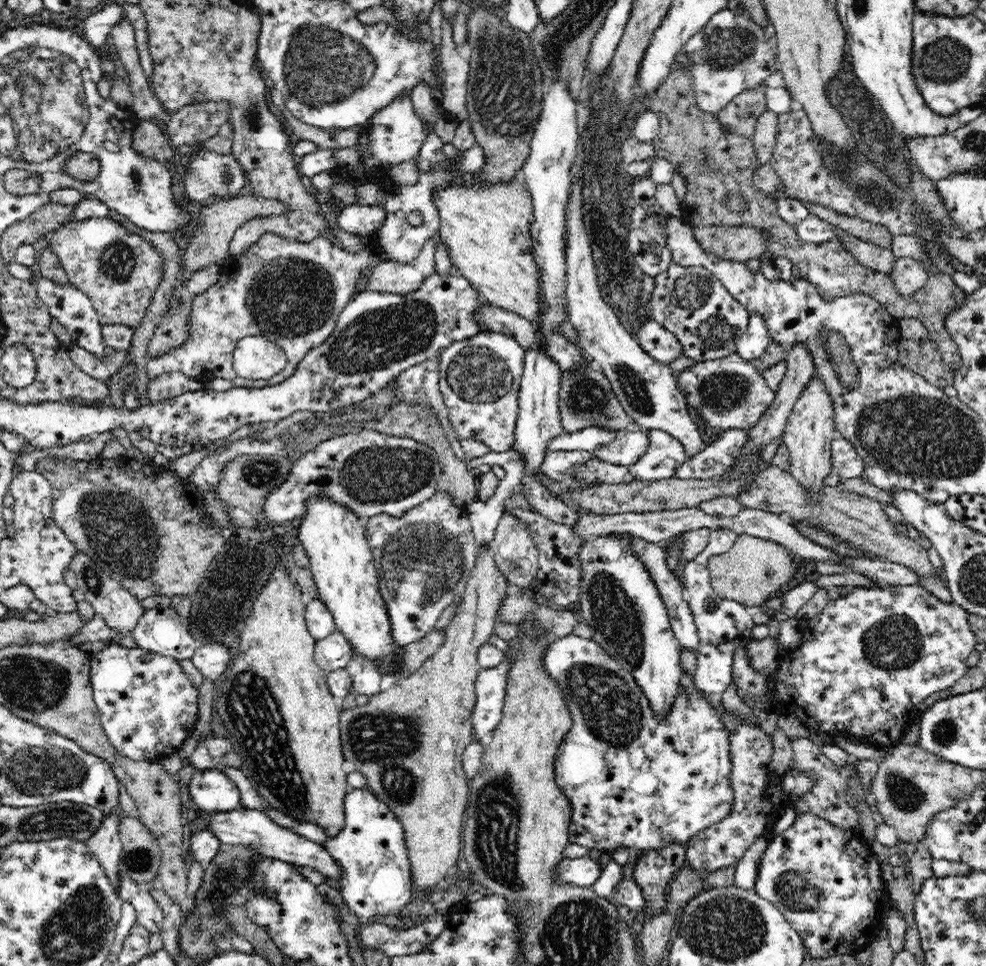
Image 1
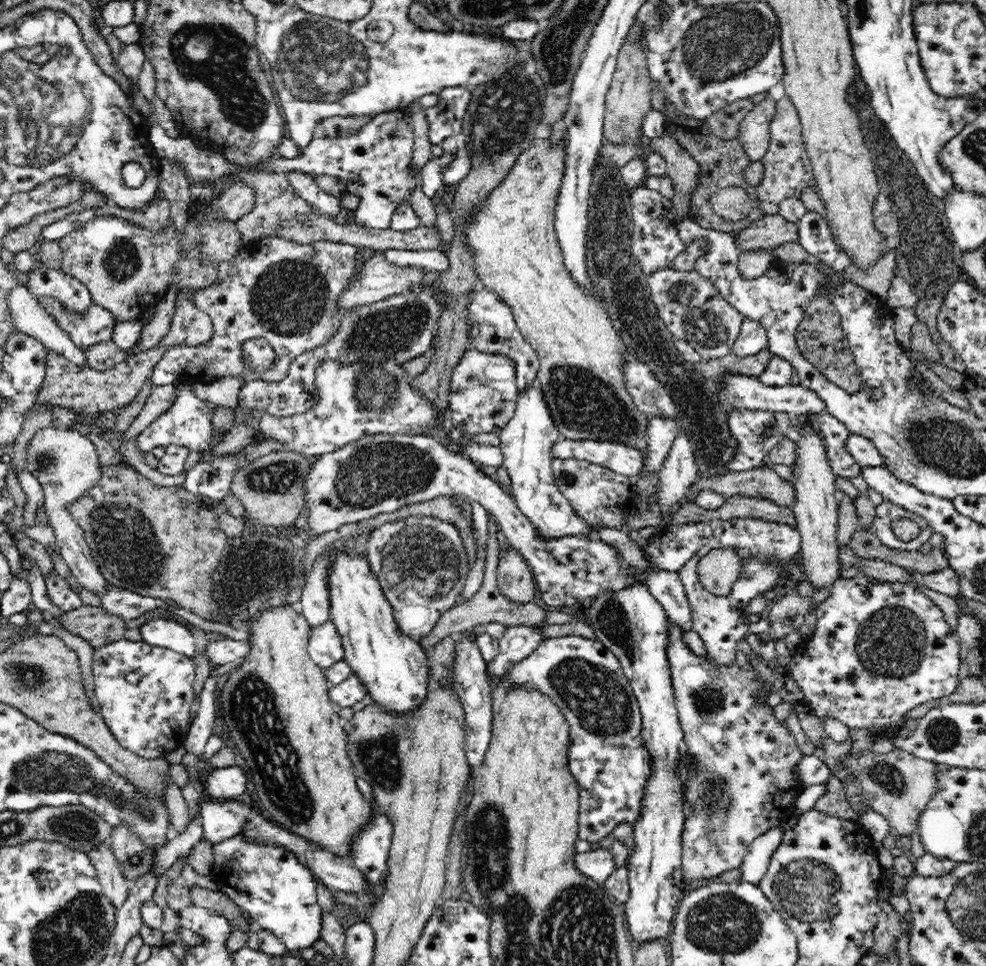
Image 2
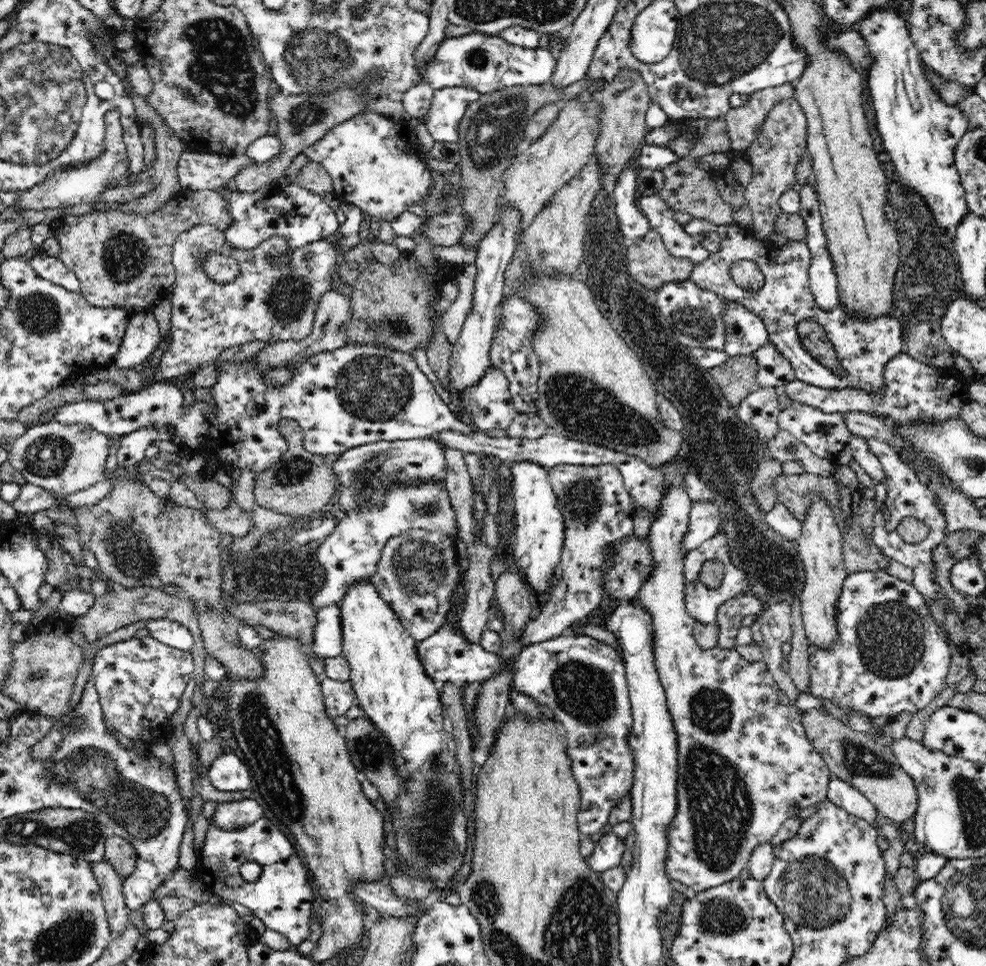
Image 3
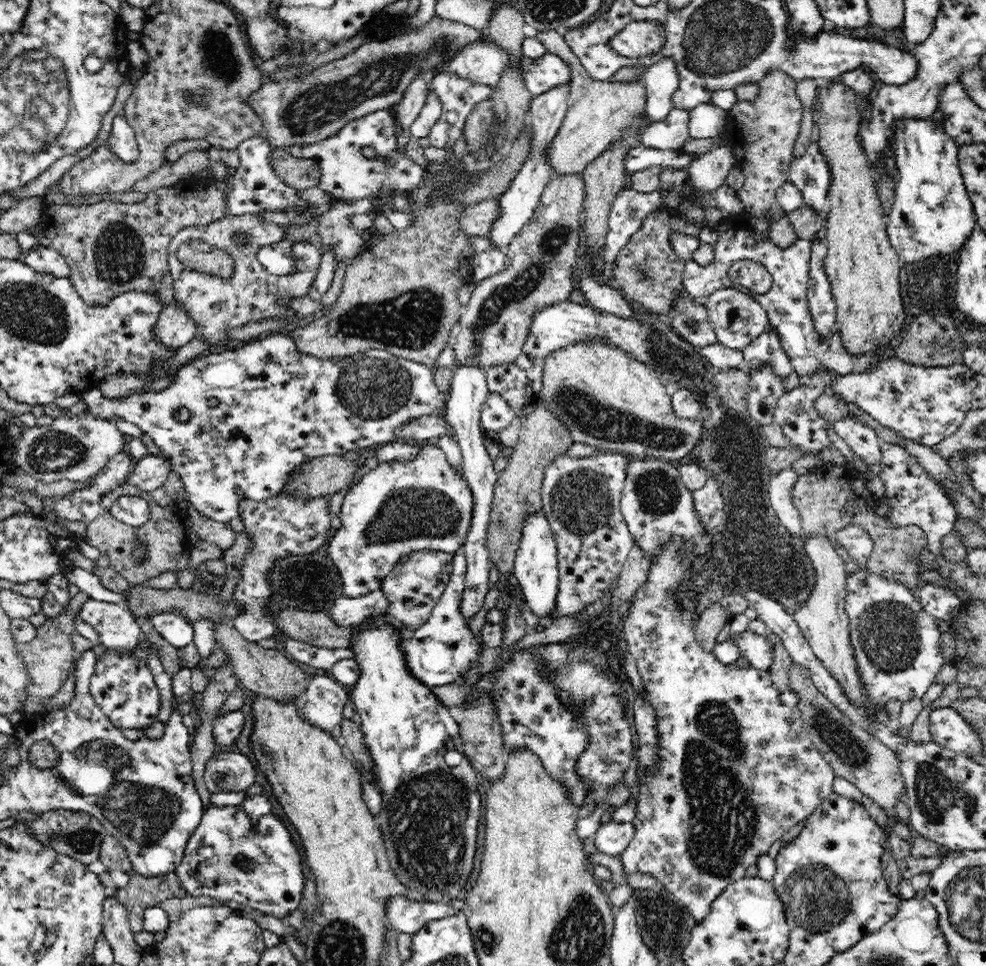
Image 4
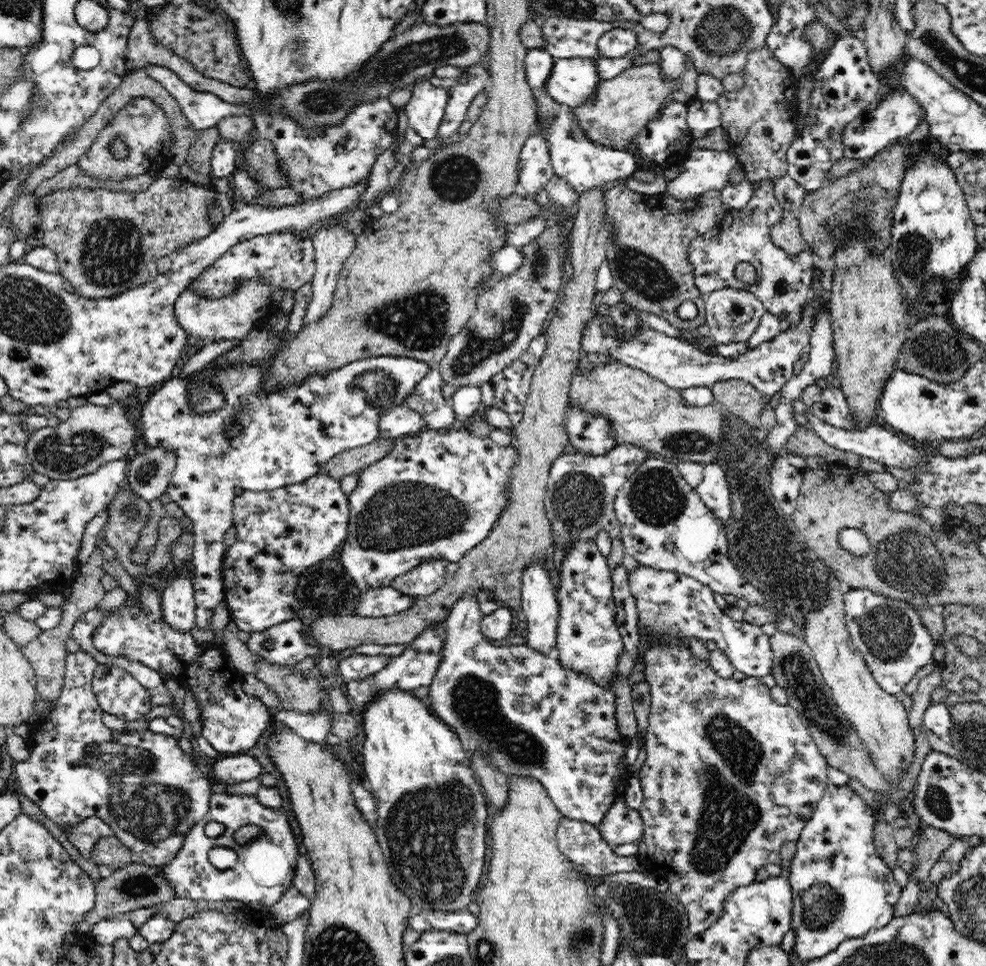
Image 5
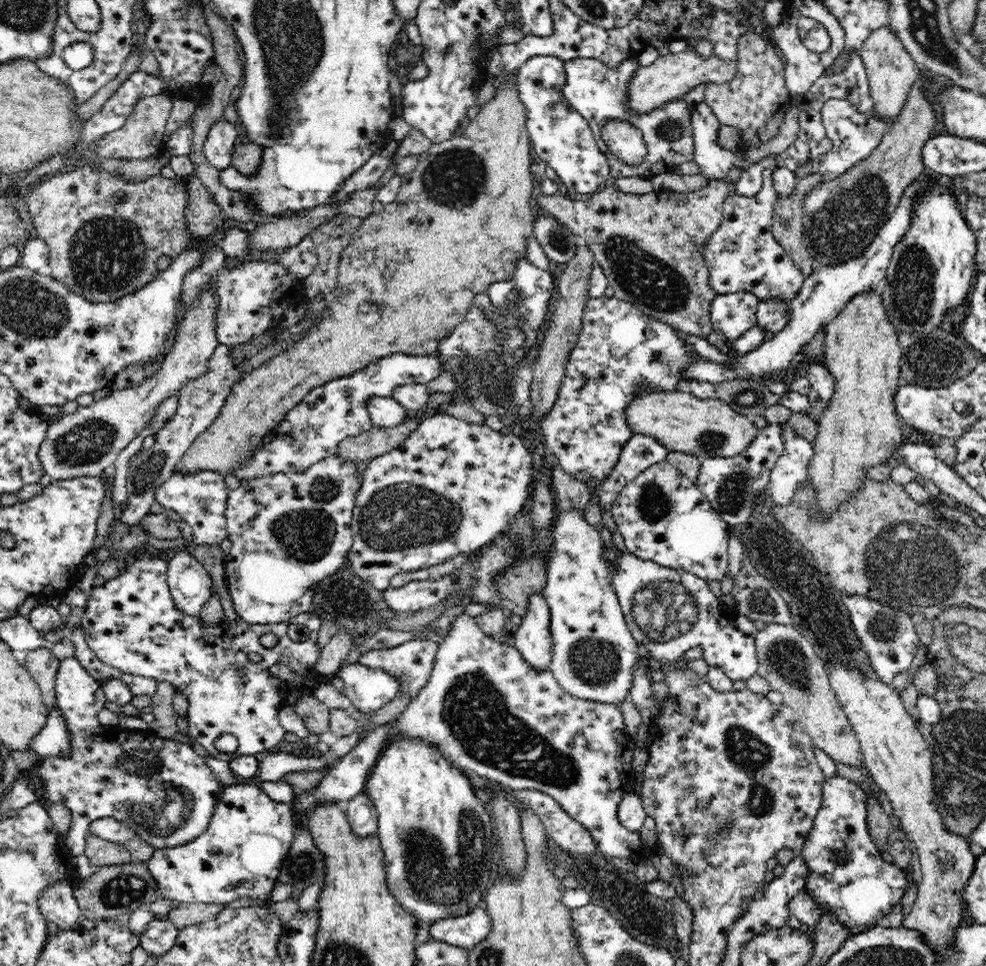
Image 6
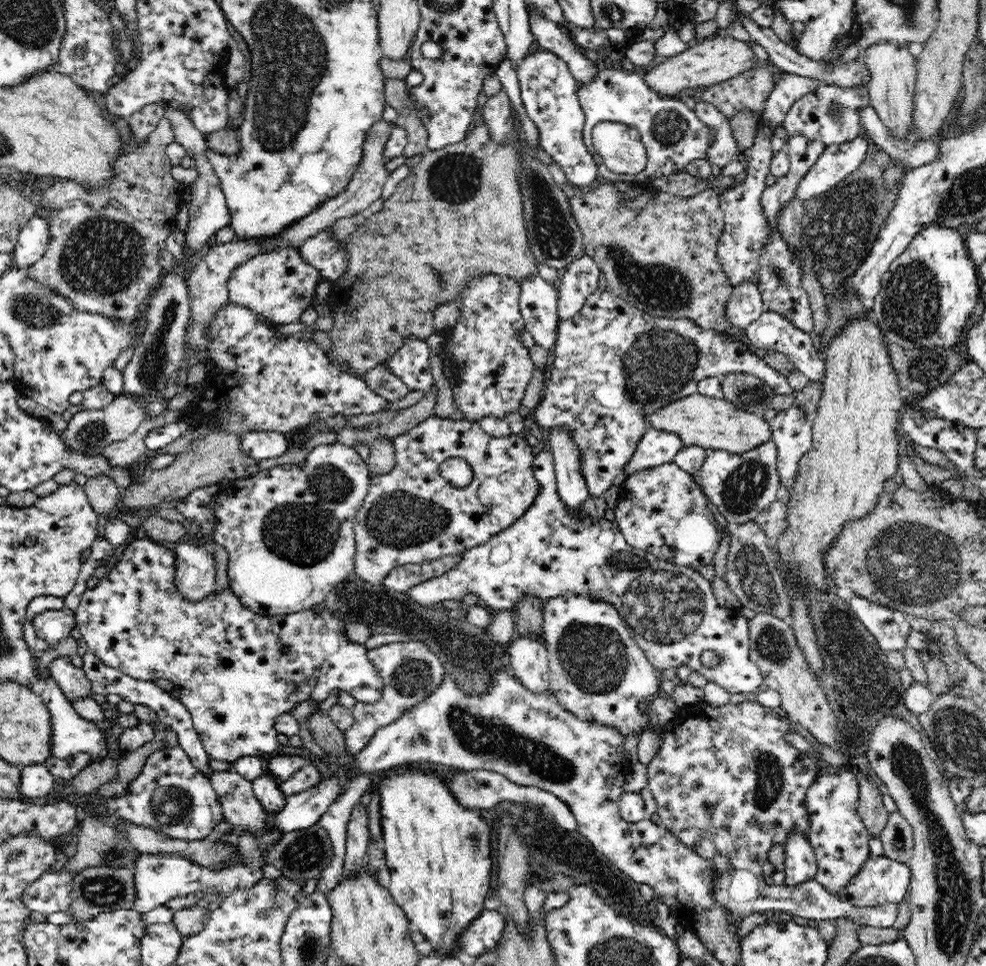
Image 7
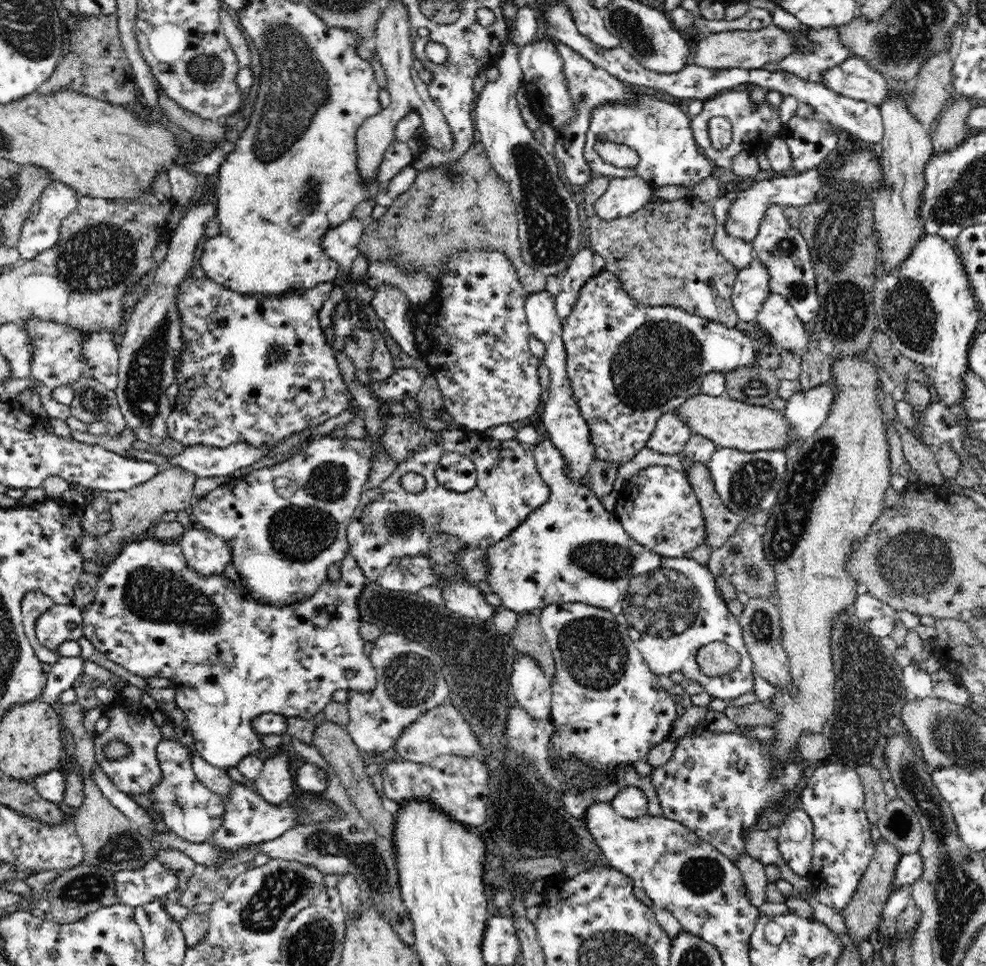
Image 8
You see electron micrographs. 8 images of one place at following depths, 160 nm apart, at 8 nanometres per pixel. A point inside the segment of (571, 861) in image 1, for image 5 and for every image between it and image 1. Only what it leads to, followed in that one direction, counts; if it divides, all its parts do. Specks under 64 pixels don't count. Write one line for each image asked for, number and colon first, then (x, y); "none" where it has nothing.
2: (597, 865)
3: (608, 851)
4: (612, 838)
5: (622, 825)

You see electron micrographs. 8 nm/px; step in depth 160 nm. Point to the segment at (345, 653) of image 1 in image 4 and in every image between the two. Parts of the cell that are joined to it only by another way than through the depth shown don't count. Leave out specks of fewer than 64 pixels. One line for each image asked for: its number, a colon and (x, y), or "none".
2: (324, 647)
3: (328, 642)
4: (345, 611)

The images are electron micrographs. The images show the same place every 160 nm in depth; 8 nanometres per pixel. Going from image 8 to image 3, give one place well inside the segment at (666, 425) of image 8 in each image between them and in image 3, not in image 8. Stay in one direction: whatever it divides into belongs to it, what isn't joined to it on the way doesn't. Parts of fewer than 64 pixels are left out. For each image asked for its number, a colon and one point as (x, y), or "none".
3: (598, 511)
4: (581, 495)
5: (580, 496)
6: (640, 452)
7: (657, 446)

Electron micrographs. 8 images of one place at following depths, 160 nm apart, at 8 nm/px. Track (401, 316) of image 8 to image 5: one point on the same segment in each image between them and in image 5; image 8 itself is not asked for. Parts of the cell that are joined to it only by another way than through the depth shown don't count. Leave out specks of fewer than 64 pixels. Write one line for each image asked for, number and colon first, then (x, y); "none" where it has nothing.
5: (285, 437)
6: (311, 430)
7: (410, 362)

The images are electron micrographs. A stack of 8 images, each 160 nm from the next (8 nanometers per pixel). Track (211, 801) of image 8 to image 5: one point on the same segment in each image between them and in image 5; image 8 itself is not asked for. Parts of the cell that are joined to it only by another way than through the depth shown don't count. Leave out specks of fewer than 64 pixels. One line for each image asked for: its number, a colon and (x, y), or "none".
5: (150, 792)
6: (161, 788)
7: (169, 795)

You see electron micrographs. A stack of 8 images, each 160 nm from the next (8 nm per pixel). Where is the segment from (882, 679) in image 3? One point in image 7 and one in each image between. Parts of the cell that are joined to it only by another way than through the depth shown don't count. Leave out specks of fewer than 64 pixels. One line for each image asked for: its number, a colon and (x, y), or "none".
4: (896, 643)
5: (888, 633)
6: (888, 633)
7: (889, 627)

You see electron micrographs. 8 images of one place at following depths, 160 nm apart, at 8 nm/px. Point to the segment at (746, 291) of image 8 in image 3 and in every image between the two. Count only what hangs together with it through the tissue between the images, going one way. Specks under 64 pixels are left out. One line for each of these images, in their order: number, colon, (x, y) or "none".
3: (745, 332)
4: (737, 318)
5: (732, 315)
6: (732, 314)
7: (745, 305)

